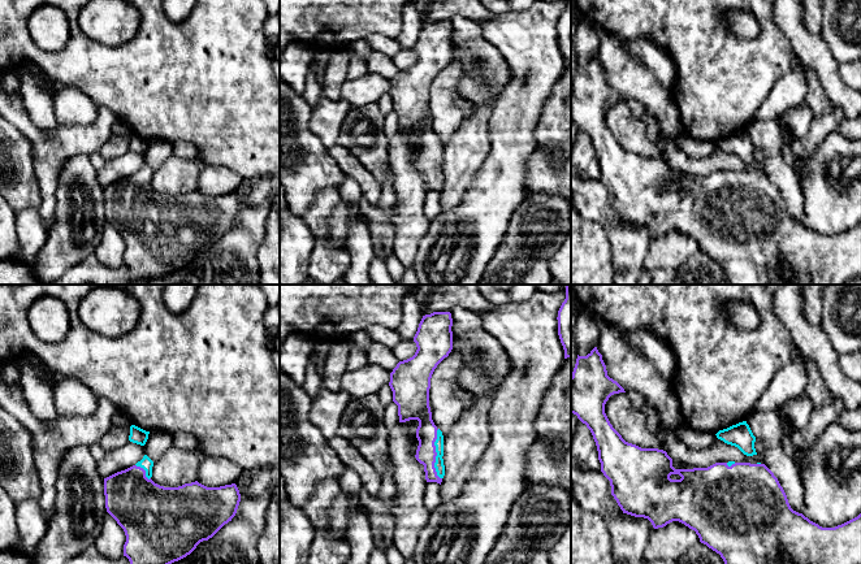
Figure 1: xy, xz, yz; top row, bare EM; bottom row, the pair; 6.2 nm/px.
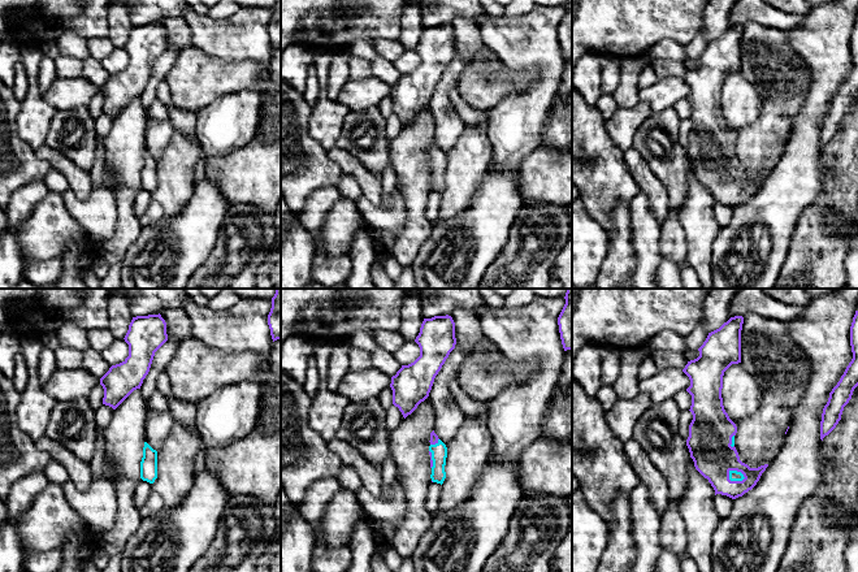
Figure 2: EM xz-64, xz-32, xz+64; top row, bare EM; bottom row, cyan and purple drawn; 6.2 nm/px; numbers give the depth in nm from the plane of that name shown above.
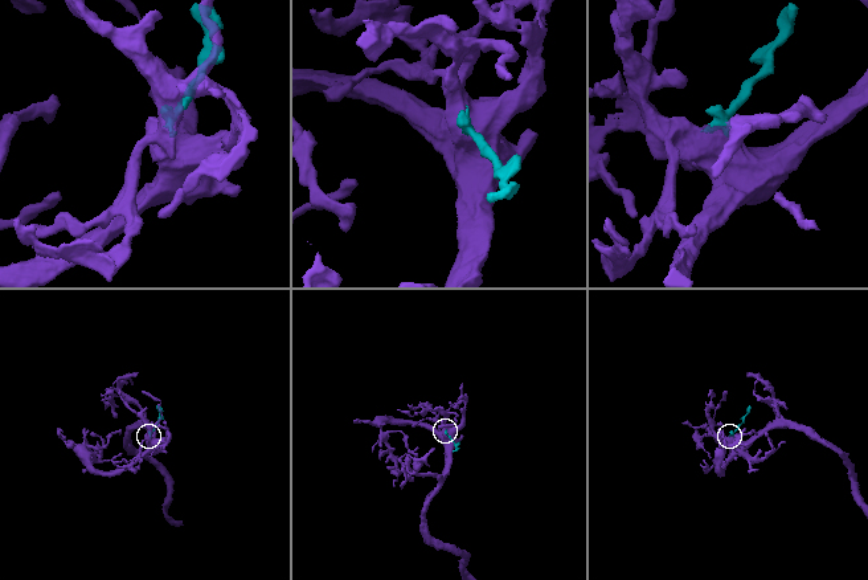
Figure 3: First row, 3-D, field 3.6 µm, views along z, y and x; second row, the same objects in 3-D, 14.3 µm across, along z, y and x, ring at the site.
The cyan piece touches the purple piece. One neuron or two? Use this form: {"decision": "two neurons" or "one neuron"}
{"decision": "one neuron"}

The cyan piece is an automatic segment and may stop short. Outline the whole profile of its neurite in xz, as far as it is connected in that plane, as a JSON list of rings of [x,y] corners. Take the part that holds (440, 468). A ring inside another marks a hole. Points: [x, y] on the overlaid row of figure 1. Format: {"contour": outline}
{"contour": [[[450,312],[423,316],[414,337],[415,355],[397,364],[389,382],[399,422],[419,421],[415,457],[424,465],[425,480],[440,485],[445,476],[444,435],[432,420],[429,389],[434,369],[453,350],[451,326]]]}

